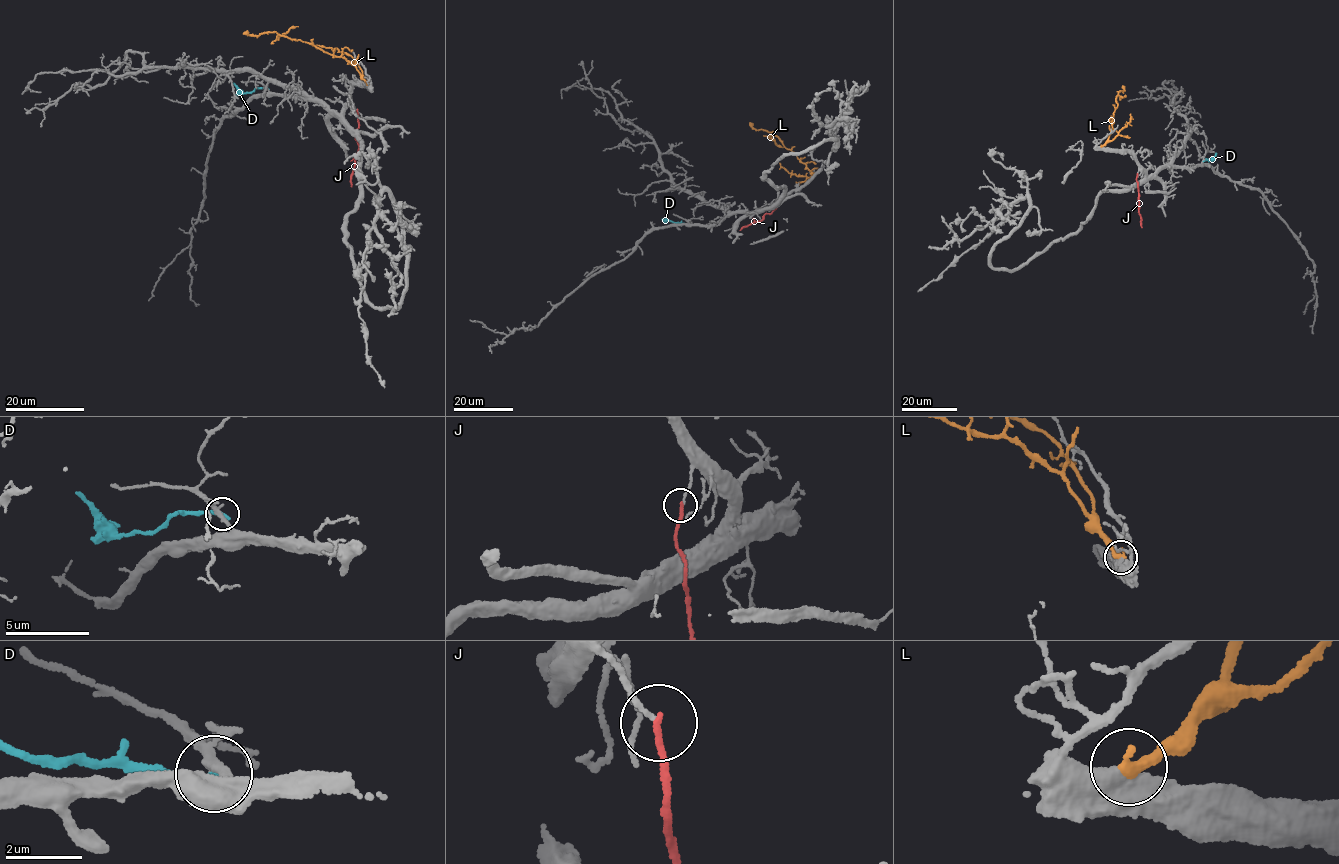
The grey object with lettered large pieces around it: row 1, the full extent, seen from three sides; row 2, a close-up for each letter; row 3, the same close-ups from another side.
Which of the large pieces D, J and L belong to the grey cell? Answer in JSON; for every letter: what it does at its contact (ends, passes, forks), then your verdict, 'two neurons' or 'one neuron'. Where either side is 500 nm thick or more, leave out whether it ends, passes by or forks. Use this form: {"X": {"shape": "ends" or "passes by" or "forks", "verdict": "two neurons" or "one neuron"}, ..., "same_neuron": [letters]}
{"D": {"shape": "ends", "verdict": "two neurons"}, "J": {"shape": "ends", "verdict": "two neurons"}, "L": {"verdict": "two neurons"}, "same_neuron": []}

